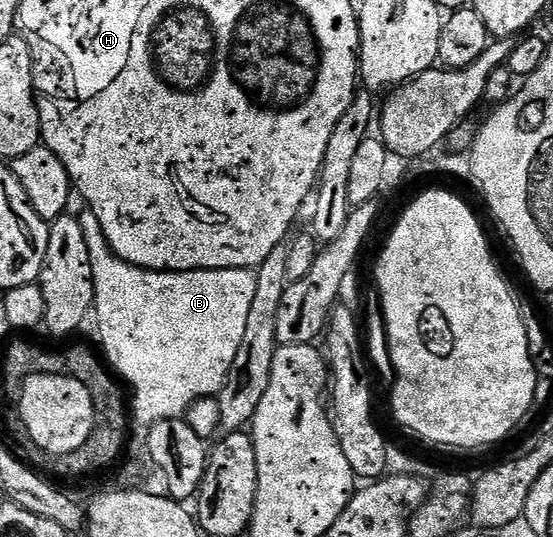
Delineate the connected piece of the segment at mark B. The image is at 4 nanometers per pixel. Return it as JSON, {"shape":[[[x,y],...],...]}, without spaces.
{"shape":[[[92,215],[84,216],[78,221],[83,227],[91,261],[92,312],[95,317],[97,313],[97,333],[105,348],[104,360],[127,389],[129,384],[132,420],[152,427],[157,421],[180,418],[201,397],[216,397],[247,327],[247,311],[251,311],[251,299],[255,299],[256,272],[252,269],[192,269],[186,273],[156,273],[153,269],[140,269],[119,260],[103,236],[99,221]]]}

